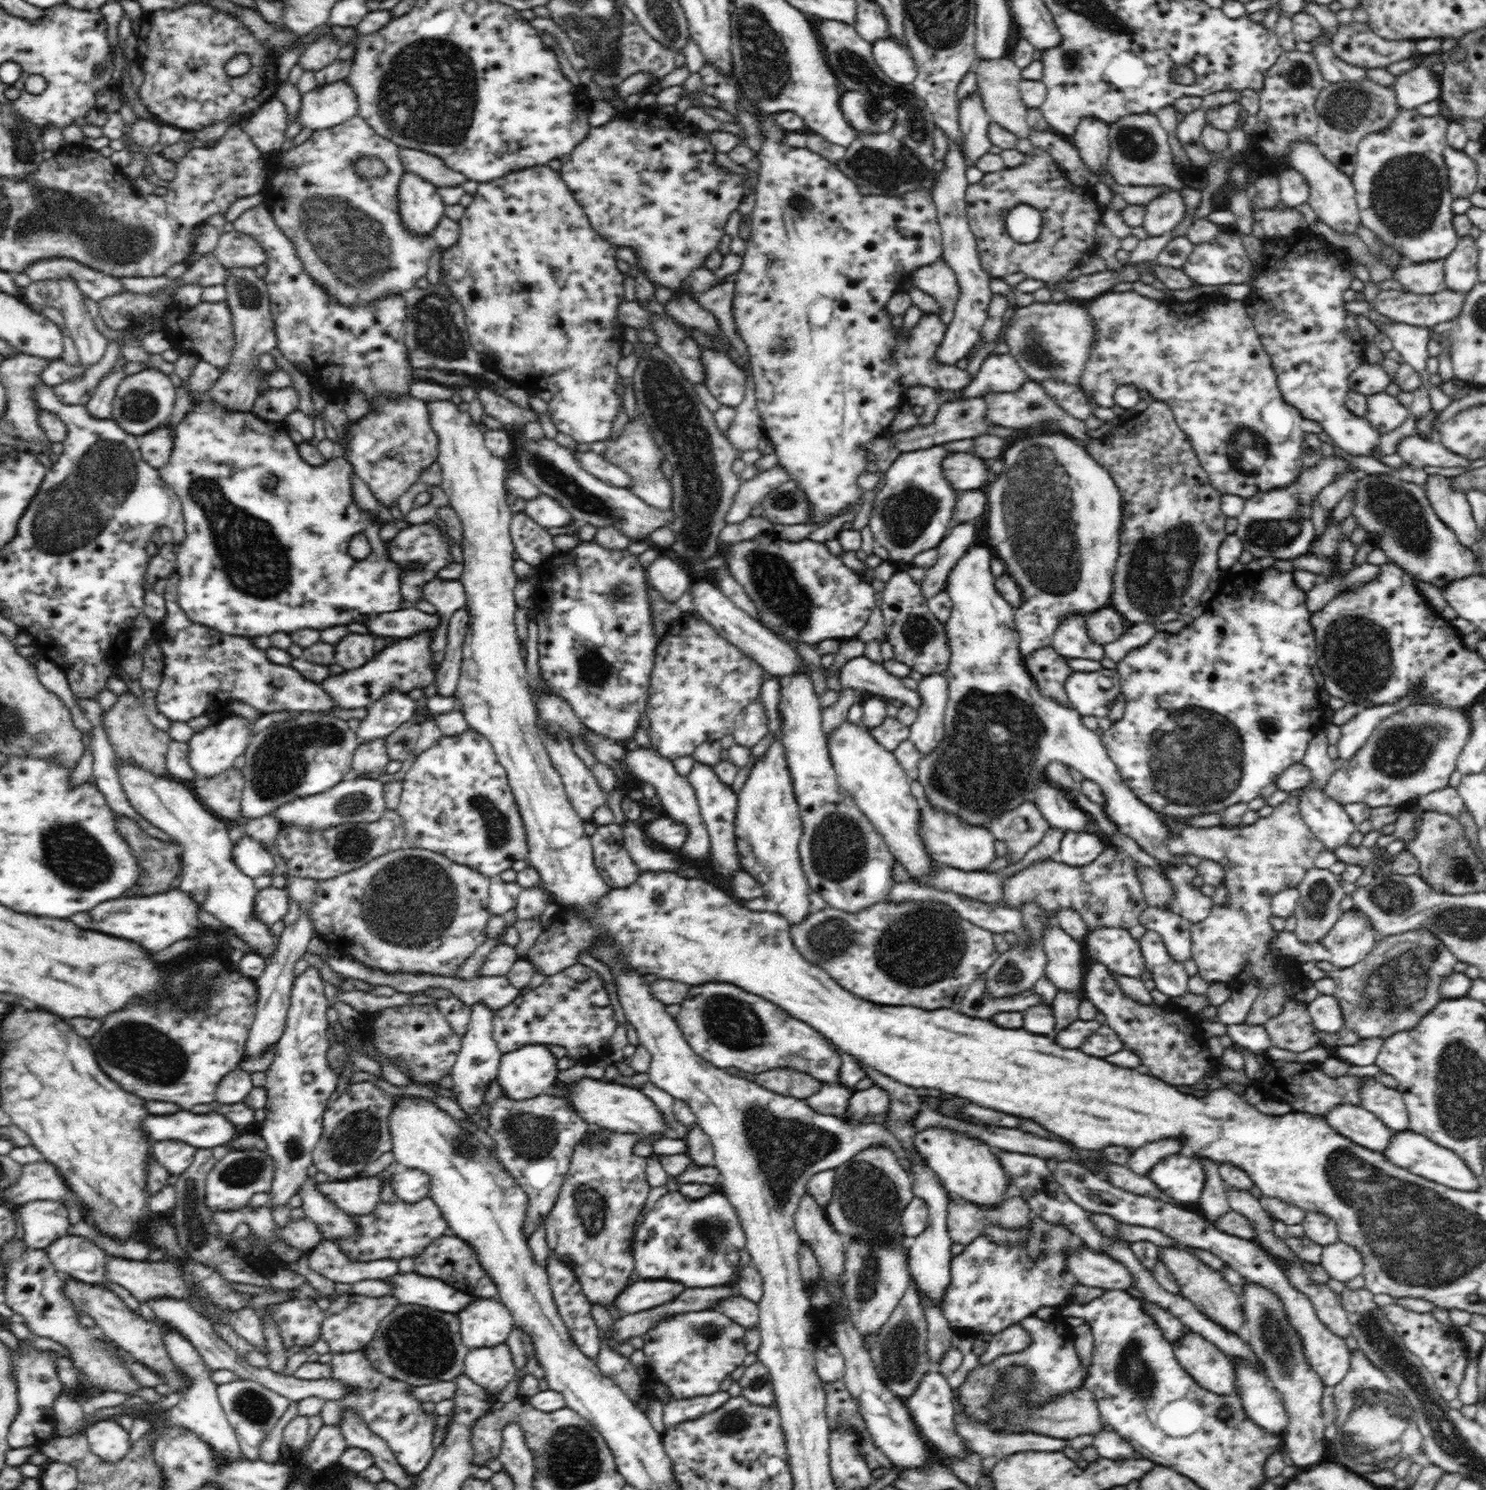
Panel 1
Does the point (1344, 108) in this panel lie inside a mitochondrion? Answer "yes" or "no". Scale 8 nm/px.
yes

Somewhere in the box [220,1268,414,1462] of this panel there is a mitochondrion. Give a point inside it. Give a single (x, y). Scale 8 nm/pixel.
(253, 1406)

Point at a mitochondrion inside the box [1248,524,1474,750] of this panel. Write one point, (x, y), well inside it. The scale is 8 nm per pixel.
(1358, 653)

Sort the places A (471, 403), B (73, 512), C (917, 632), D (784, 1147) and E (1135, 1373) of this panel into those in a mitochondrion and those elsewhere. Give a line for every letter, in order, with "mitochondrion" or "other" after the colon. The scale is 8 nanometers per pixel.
A: other
B: mitochondrion
C: mitochondrion
D: mitochondrion
E: mitochondrion

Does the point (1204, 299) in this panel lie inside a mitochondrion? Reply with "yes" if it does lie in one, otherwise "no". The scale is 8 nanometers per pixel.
no

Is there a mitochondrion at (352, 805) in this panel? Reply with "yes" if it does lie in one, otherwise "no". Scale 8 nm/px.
yes

